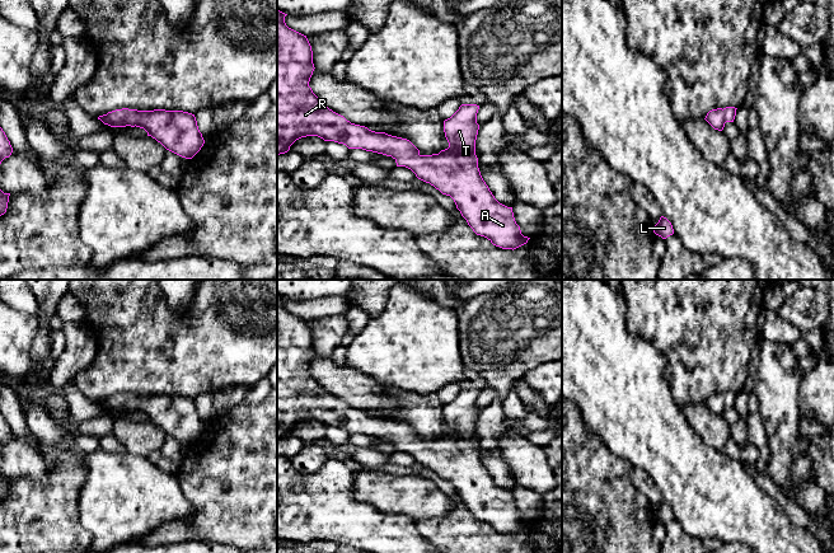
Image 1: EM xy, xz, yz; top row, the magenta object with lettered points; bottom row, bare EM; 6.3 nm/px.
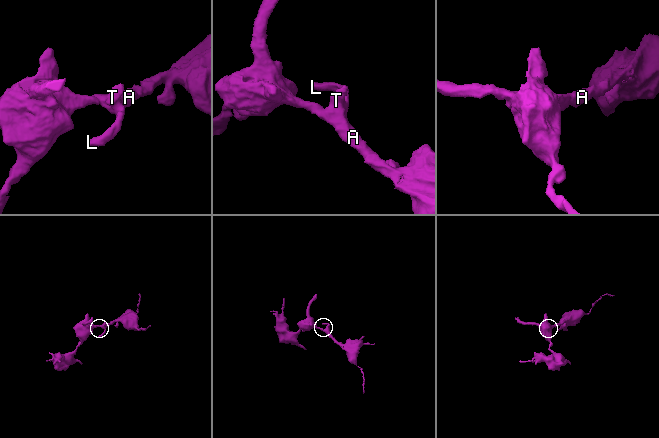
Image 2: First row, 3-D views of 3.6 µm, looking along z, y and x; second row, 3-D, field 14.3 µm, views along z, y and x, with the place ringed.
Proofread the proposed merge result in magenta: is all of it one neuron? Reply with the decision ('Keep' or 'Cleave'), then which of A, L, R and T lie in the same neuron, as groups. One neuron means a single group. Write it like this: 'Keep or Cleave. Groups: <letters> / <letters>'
Keep. Groups: A L R T

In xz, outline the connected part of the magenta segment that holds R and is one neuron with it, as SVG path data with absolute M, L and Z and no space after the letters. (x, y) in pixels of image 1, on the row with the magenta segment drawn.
M277 10L277 155L287 153L290 146L301 137L318 136L324 141L343 144L348 149L362 149L392 156L397 167L411 169L418 179L430 183L442 195L450 196L477 235L487 238L493 245L502 249L514 250L528 243L530 238L521 234L512 207L500 203L481 175L475 155L479 106L461 104L450 118L444 121L449 147L432 155L421 155L420 150L407 139L375 132L365 126L351 123L343 116L329 109L313 93L309 86L315 69L311 46L306 36L286 25L286 15Z

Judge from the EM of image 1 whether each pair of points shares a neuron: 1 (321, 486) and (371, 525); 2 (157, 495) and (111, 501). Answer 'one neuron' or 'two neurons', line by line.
1: one neuron
2: one neuron

